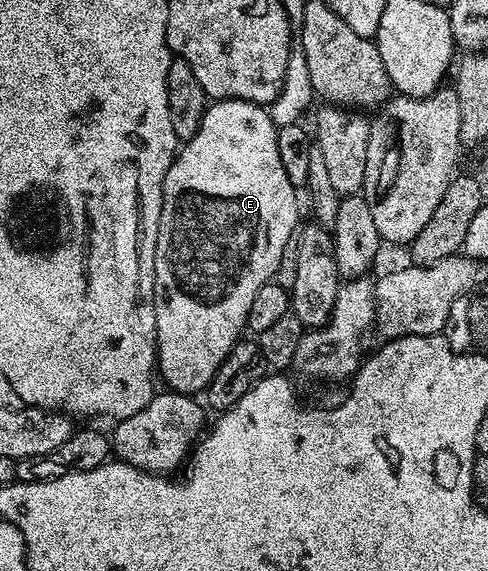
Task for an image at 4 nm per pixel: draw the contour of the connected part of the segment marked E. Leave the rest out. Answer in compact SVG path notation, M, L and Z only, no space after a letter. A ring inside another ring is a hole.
M239 98L211 101L207 105L204 120L196 136L192 136L192 140L188 140L179 149L173 164L164 176L162 185L162 211L154 253L154 311L158 333L156 366L160 371L160 378L170 385L167 387L171 391L191 396L205 391L234 343L243 337L248 320L248 308L252 308L252 299L255 298L256 292L260 292L260 288L264 288L266 282L273 279L276 268L280 264L280 256L284 256L284 244L288 244L288 236L292 236L292 232L299 229L298 198L294 194L297 194L296 188L288 180L288 172L284 172L284 164L280 164L280 148L276 148L276 127L270 119L269 109L257 102L245 102Z

